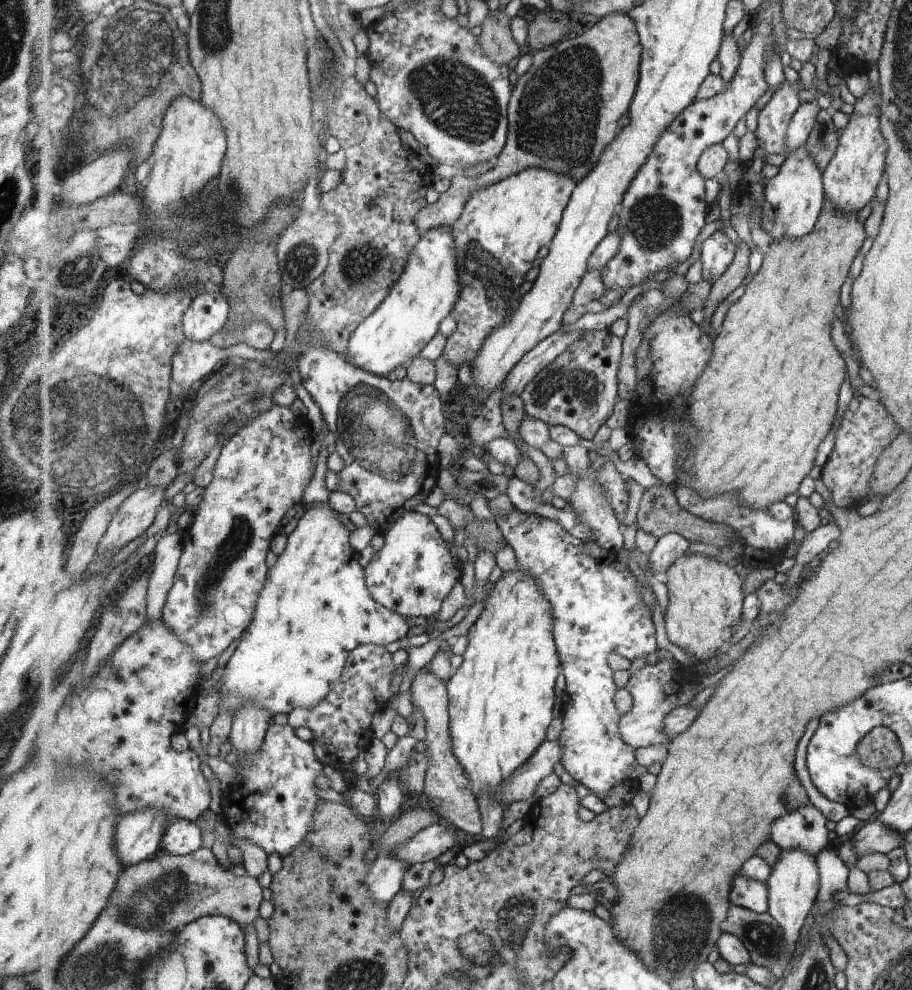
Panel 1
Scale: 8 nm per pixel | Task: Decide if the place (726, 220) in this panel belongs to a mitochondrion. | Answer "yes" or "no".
no

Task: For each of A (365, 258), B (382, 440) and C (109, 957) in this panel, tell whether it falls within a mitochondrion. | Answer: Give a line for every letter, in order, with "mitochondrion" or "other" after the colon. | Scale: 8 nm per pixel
A: mitochondrion
B: mitochondrion
C: mitochondrion

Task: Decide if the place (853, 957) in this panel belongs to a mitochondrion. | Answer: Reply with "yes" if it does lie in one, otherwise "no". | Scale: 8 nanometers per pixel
no

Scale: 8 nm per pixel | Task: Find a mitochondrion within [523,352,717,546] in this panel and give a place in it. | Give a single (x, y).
(583, 386)

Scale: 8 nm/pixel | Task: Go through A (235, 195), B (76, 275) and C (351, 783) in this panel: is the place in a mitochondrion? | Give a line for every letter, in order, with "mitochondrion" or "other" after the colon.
A: mitochondrion
B: mitochondrion
C: other

